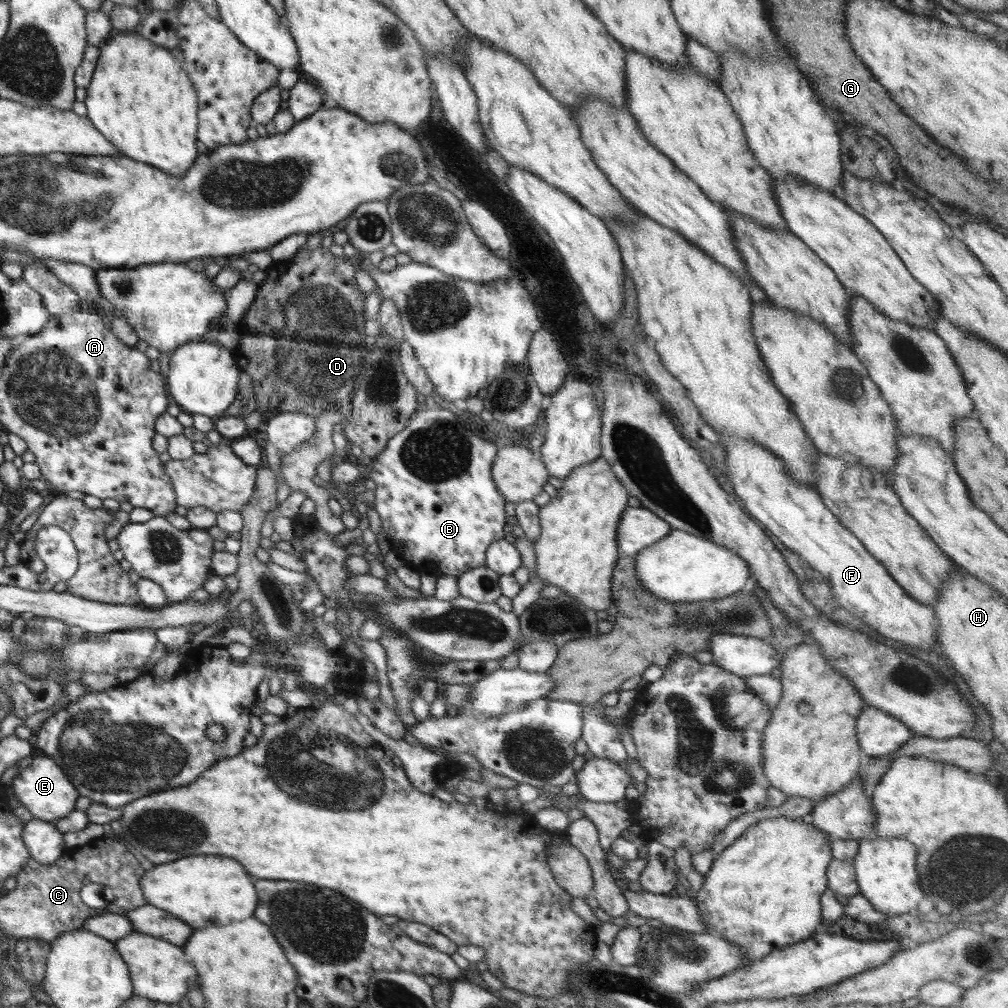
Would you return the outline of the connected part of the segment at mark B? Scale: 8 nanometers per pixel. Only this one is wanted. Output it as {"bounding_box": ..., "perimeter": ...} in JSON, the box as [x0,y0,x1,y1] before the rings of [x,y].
{"bounding_box":[361,405,508,578],"perimeter":[[[437,405],[436,408],[423,408],[418,410],[413,418],[410,419],[408,426],[406,426],[402,432],[395,434],[387,442],[386,448],[381,450],[377,457],[371,458],[368,464],[361,467],[369,480],[371,488],[375,491],[373,507],[377,510],[381,518],[381,528],[386,532],[387,536],[390,537],[391,550],[394,551],[396,556],[400,556],[400,560],[403,560],[418,572],[433,574],[436,578],[440,578],[441,576],[459,577],[463,572],[485,564],[485,552],[488,545],[502,539],[508,528],[507,515],[506,511],[504,511],[506,500],[496,488],[491,473],[491,466],[497,450],[498,448],[494,443],[482,439],[480,436],[474,434],[474,432],[468,430],[466,426],[462,426],[460,420],[456,418],[456,414],[452,414],[450,410],[440,408],[440,406]]]}

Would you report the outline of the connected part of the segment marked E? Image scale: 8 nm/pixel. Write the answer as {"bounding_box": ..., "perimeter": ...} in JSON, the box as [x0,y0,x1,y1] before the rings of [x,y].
{"bounding_box":[11,756,80,822],"perimeter":[[[48,756],[34,757],[32,764],[13,778],[11,787],[21,806],[32,814],[33,818],[52,822],[64,819],[66,815],[74,812],[76,799],[80,796],[78,788],[69,780],[66,772],[58,766],[54,758]]]}

